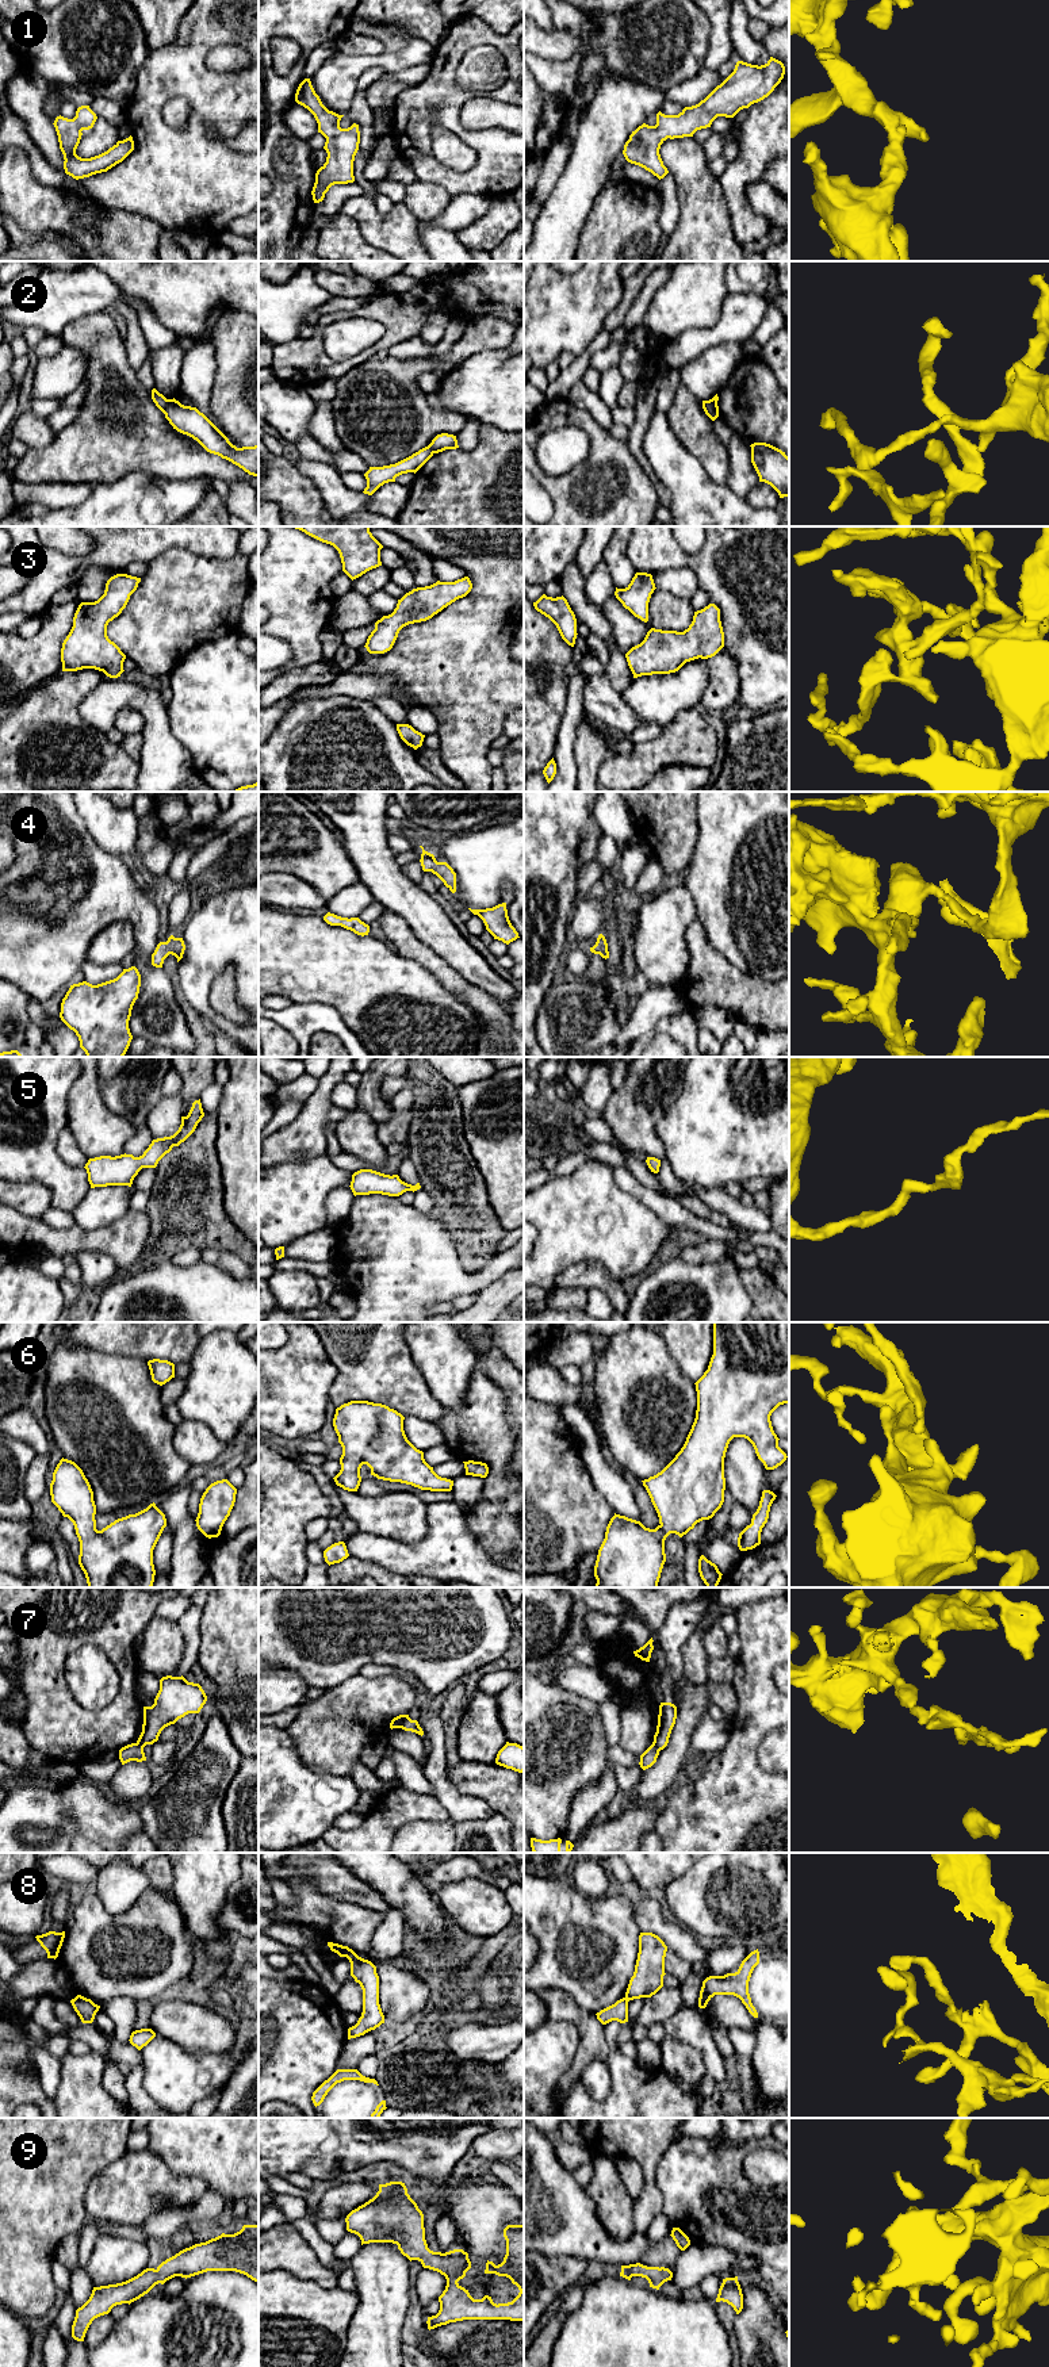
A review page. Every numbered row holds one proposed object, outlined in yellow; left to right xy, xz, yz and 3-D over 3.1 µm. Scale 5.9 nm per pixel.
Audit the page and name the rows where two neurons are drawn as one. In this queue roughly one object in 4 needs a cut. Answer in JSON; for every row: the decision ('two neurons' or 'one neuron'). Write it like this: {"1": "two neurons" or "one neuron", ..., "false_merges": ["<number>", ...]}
{"1": "one neuron", "2": "two neurons", "3": "one neuron", "4": "one neuron", "5": "one neuron", "6": "one neuron", "7": "two neurons", "8": "two neurons", "9": "one neuron", "false_merges": ["2", "7", "8"]}

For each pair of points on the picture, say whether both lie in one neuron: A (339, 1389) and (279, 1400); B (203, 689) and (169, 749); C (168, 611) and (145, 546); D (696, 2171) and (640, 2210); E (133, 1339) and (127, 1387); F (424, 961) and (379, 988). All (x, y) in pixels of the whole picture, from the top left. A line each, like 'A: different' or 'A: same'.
A: different
B: different
C: different
D: different
E: different
F: different

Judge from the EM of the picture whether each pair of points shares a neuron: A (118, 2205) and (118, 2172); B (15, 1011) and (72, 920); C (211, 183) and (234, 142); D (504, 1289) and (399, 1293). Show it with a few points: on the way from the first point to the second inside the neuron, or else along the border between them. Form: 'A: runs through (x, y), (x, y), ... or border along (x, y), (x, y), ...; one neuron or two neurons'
A: runs through (118, 2197), (118, 2180); one neuron
B: border along (14, 984), (31, 996); two neurons
C: border along (244, 125), (225, 140), (230, 148), (242, 153); two neurons
D: border along (509, 1271), (477, 1294); two neurons

